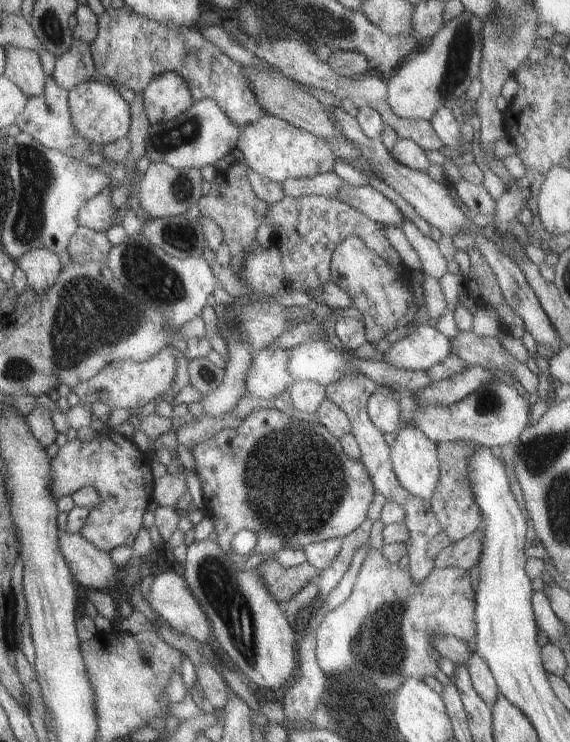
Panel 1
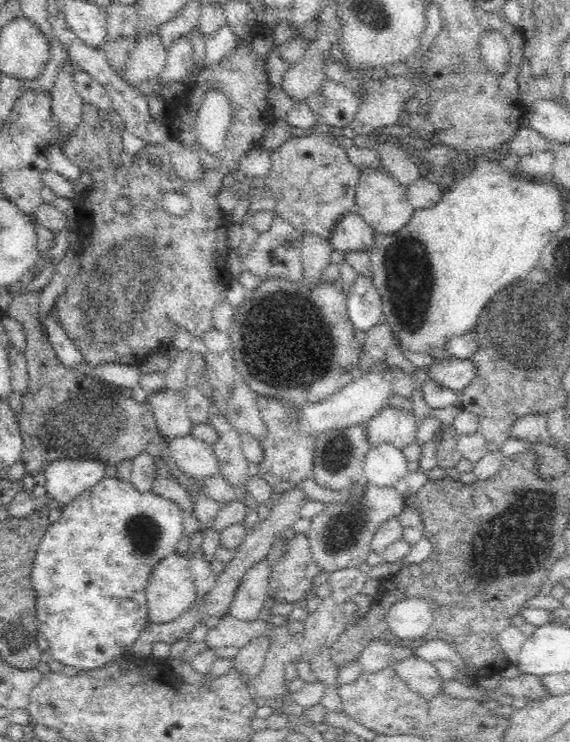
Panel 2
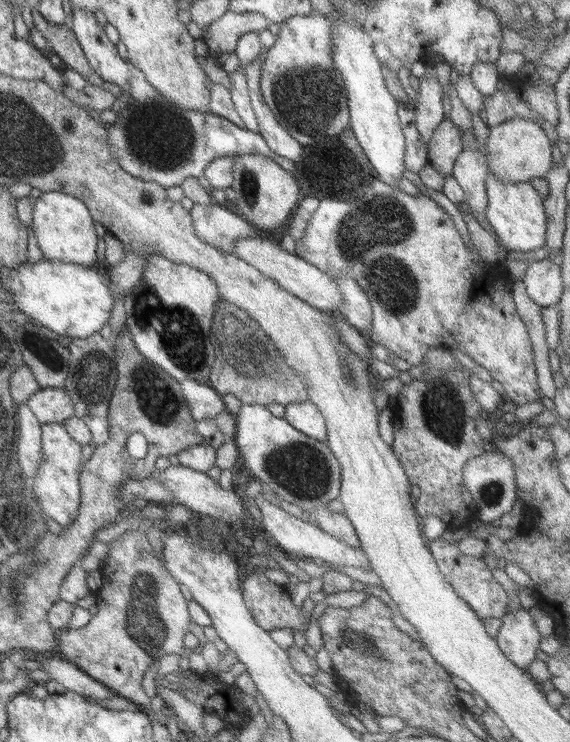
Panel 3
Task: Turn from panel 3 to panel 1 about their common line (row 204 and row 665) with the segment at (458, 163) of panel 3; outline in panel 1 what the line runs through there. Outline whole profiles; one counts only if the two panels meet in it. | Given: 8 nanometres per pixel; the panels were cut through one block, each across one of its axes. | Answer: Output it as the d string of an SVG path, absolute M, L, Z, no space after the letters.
M472 652L464 665L470 676L473 690L491 708L498 695L498 690L485 661L477 653Z

